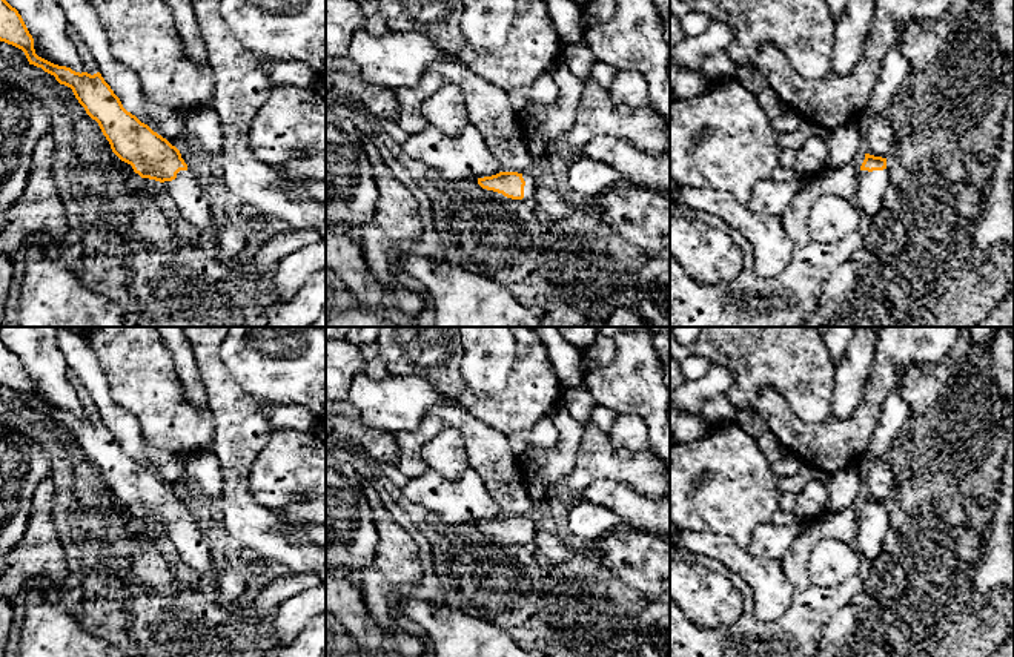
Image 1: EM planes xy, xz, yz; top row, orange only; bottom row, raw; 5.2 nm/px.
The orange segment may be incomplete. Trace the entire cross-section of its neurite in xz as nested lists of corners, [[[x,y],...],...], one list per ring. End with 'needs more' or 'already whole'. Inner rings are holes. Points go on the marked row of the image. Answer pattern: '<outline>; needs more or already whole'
[[[499,172],[492,177],[478,178],[478,184],[507,198],[529,201],[535,201],[539,187],[538,181],[524,172]]]; needs more

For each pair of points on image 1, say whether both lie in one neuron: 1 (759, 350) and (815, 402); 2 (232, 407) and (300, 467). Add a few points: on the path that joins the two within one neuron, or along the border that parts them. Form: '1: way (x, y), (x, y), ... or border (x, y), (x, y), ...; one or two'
1: way (773, 361), (801, 389); one
2: border (275, 425), (249, 470); two

